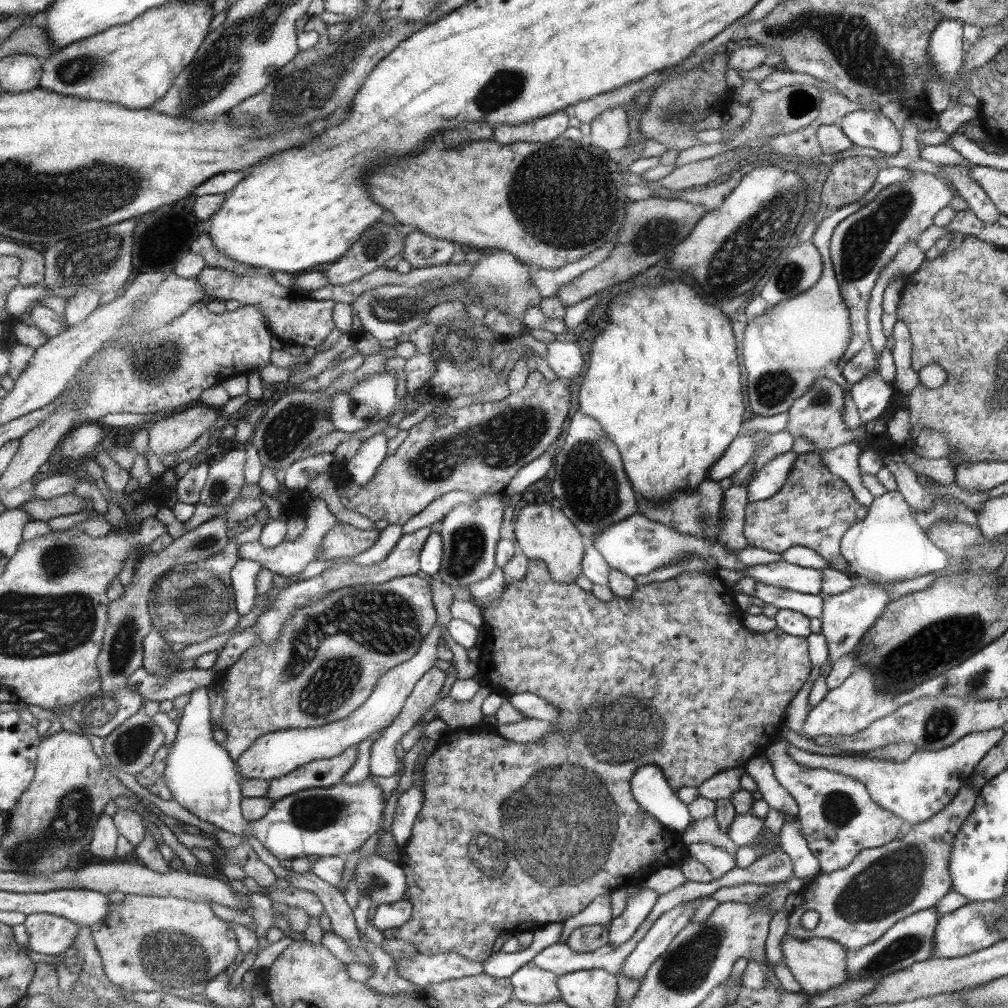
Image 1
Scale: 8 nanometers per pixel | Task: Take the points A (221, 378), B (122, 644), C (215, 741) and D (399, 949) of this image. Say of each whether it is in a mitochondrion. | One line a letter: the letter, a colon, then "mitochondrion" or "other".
A: other
B: mitochondrion
C: other
D: other

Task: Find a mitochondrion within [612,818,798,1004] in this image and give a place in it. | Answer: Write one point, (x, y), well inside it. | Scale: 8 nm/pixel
(687, 968)

